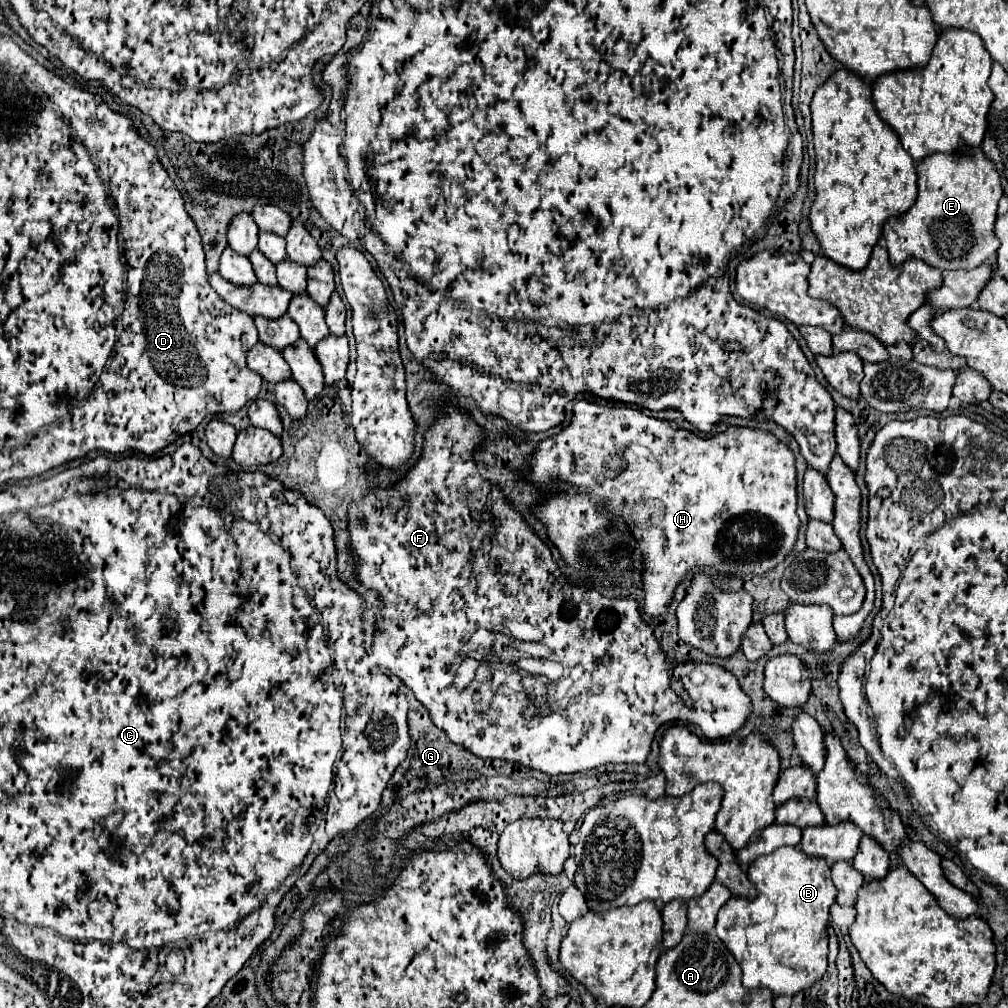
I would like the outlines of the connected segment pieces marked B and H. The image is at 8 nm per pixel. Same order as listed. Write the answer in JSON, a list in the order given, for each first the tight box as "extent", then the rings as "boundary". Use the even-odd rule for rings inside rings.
[{"extent":[716,848,836,996],"boundary":[[[798,848],[774,850],[774,854],[762,856],[758,862],[754,862],[754,866],[748,866],[746,874],[756,884],[758,896],[732,896],[718,912],[716,934],[742,966],[744,988],[768,988],[776,996],[794,996],[820,980],[828,966],[828,908],[836,900],[836,890],[830,880],[830,864],[822,862],[822,858],[806,858],[806,854],[802,854]]]},{"extent":[528,400,800,616],"boundary":[[[590,400],[576,402],[570,426],[560,434],[540,442],[532,456],[532,468],[528,474],[528,480],[538,484],[546,484],[550,478],[560,478],[568,486],[576,486],[576,490],[570,490],[568,494],[546,496],[544,502],[534,508],[534,514],[546,524],[548,536],[570,566],[582,568],[578,564],[582,556],[578,544],[582,538],[602,536],[610,516],[622,516],[634,532],[634,538],[640,542],[644,556],[644,612],[648,616],[658,616],[666,612],[668,604],[672,602],[674,588],[692,568],[714,568],[722,574],[762,574],[780,564],[790,554],[800,526],[796,514],[794,454],[772,434],[752,428],[728,428],[714,438],[698,438],[692,432],[670,428],[670,424],[664,420],[648,418],[634,408],[602,406],[602,410],[606,410],[602,414],[592,412],[592,406],[598,404]],[[652,464],[656,468],[652,478],[652,502],[654,508],[658,508],[654,512],[658,514],[658,522],[654,522],[652,510],[648,512],[648,470],[652,474]]]}]

